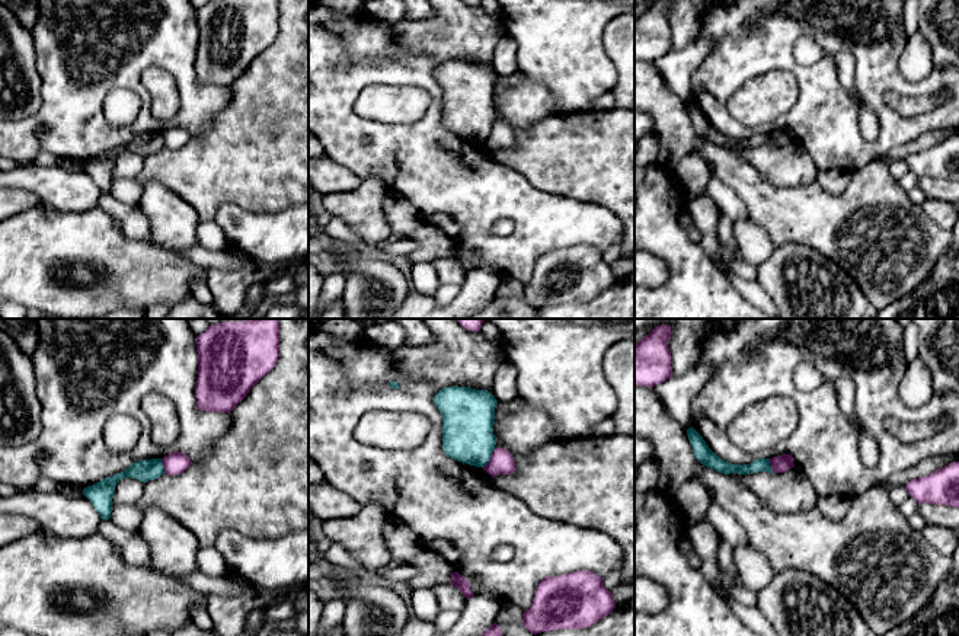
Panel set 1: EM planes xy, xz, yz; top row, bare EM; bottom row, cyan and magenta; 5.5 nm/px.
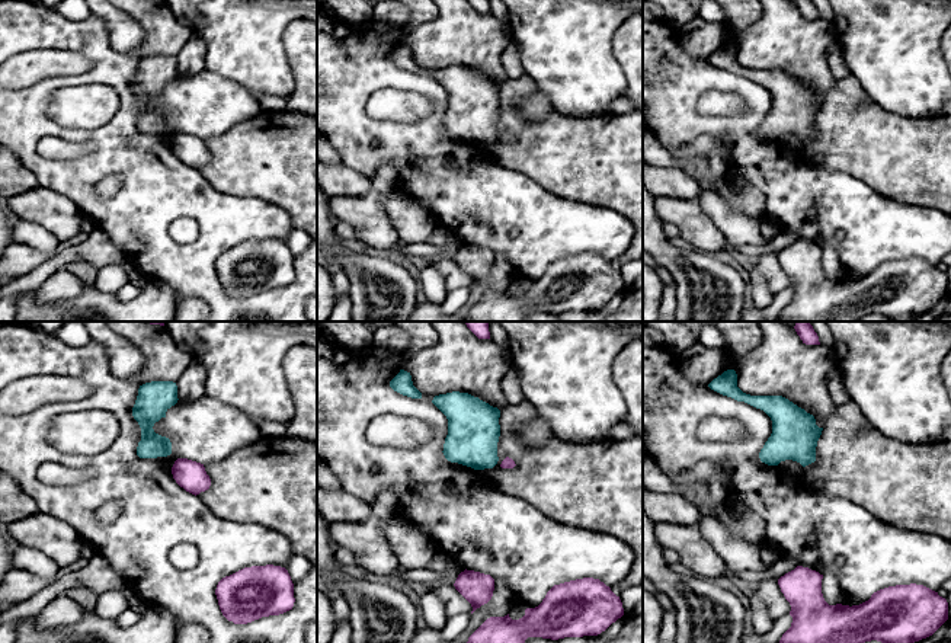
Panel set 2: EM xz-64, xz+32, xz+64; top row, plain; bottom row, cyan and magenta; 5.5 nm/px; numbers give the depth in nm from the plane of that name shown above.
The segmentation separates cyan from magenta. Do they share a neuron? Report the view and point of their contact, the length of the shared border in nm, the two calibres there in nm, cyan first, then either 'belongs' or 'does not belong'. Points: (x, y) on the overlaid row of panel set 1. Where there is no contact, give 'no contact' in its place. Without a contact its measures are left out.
xz (489, 459) | 130 nm | 280/130 nm | does not belong

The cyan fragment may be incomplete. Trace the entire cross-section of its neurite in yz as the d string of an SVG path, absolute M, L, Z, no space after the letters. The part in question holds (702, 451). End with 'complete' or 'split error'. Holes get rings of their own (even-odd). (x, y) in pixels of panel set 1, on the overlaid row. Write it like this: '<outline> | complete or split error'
M691 426L687 429L688 440L693 447L693 453L696 458L706 467L710 467L719 473L723 474L731 474L731 473L738 473L738 474L749 474L749 473L757 473L757 472L770 472L774 473L770 460L768 458L758 458L754 460L749 464L731 464L725 460L722 460L719 456L716 456L703 437Z | complete

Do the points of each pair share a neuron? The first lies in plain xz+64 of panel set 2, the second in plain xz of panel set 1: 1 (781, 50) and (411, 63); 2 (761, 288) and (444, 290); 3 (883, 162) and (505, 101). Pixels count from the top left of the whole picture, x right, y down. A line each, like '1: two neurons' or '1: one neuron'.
1: two neurons
2: two neurons
3: two neurons

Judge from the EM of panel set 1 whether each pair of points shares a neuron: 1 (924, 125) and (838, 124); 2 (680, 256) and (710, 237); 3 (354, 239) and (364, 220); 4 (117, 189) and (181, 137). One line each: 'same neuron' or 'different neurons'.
1: same neuron
2: different neurons
3: different neurons
4: different neurons

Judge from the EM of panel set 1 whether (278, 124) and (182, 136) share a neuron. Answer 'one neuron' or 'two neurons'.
one neuron

